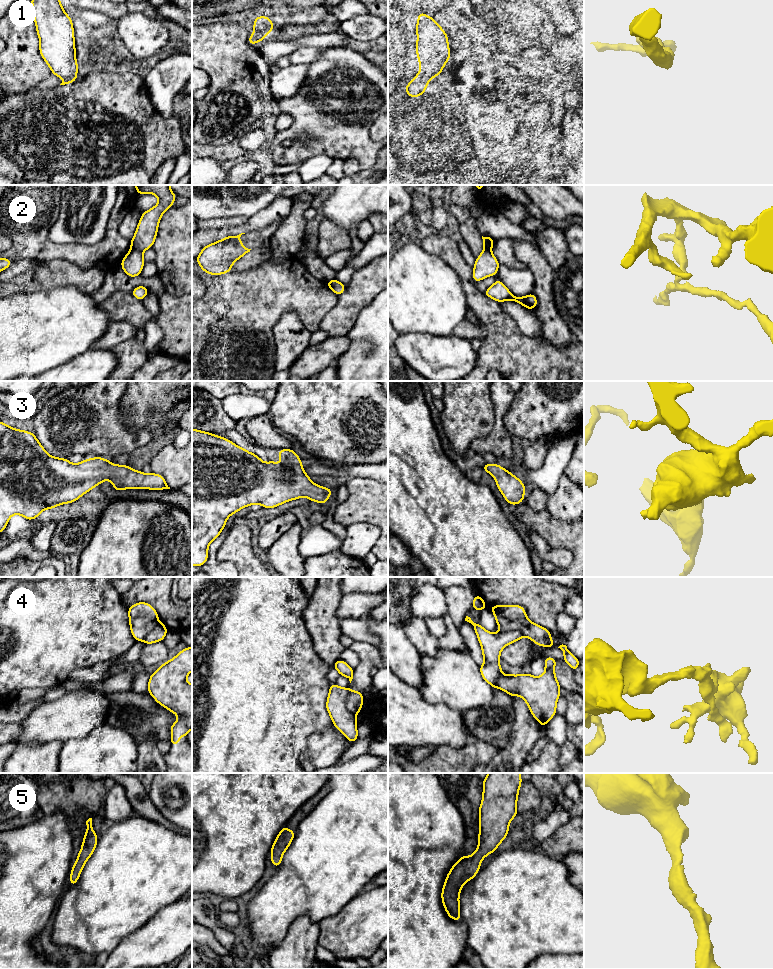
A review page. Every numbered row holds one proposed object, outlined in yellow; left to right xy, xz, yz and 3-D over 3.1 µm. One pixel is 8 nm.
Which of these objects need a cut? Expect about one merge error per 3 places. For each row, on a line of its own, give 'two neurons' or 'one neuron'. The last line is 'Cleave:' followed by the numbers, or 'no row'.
1: one neuron
2: two neurons
3: one neuron
4: two neurons
5: one neuron
Cleave: 2, 4

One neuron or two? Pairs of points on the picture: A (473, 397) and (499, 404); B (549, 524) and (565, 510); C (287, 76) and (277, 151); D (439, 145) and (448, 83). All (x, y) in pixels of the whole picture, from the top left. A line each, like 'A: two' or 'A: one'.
A: two
B: two
C: two
D: two

